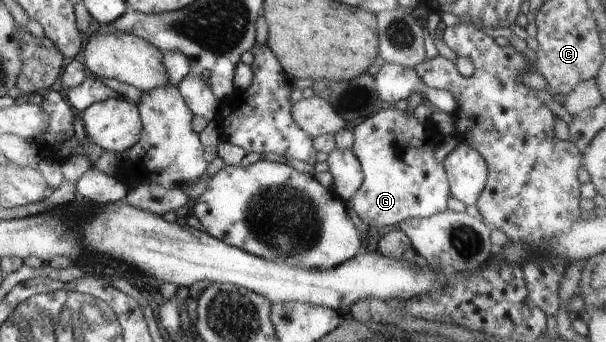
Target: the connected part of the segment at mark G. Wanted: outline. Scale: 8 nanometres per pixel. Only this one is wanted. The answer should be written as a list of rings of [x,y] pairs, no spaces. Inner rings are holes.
[[[386,104],[351,130],[354,137],[351,151],[360,161],[364,179],[362,186],[350,197],[348,207],[354,209],[364,225],[390,227],[411,218],[428,218],[456,206],[443,162],[435,158],[436,146],[441,137],[431,121],[422,124],[414,115],[408,115],[406,110],[400,111],[394,104]]]

